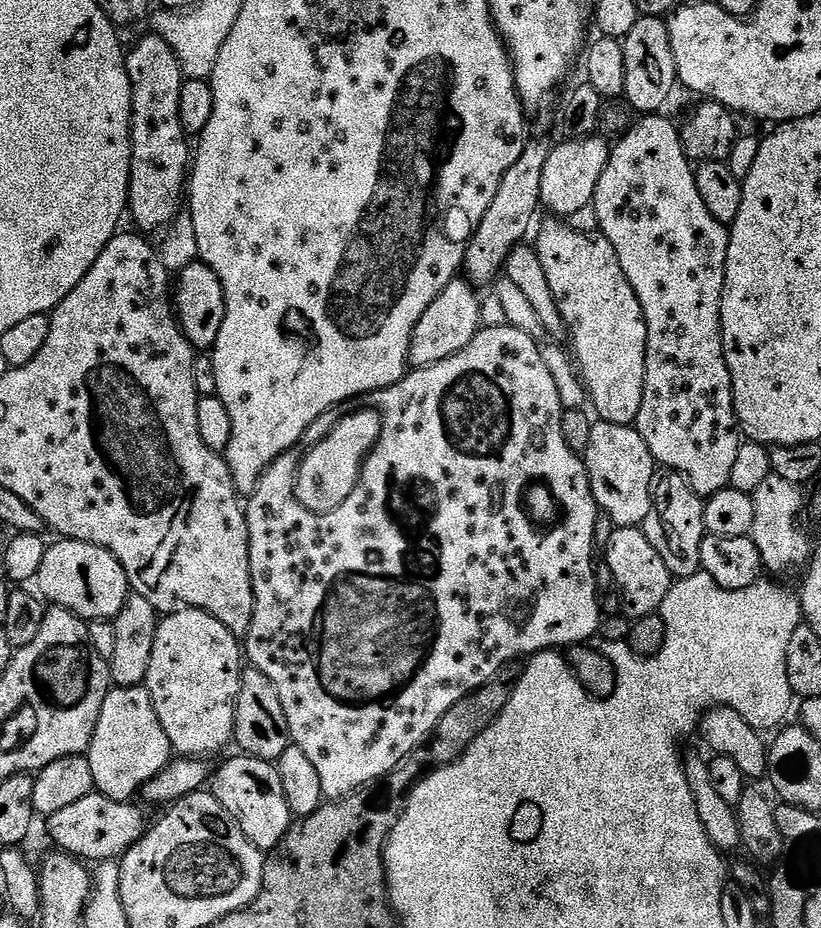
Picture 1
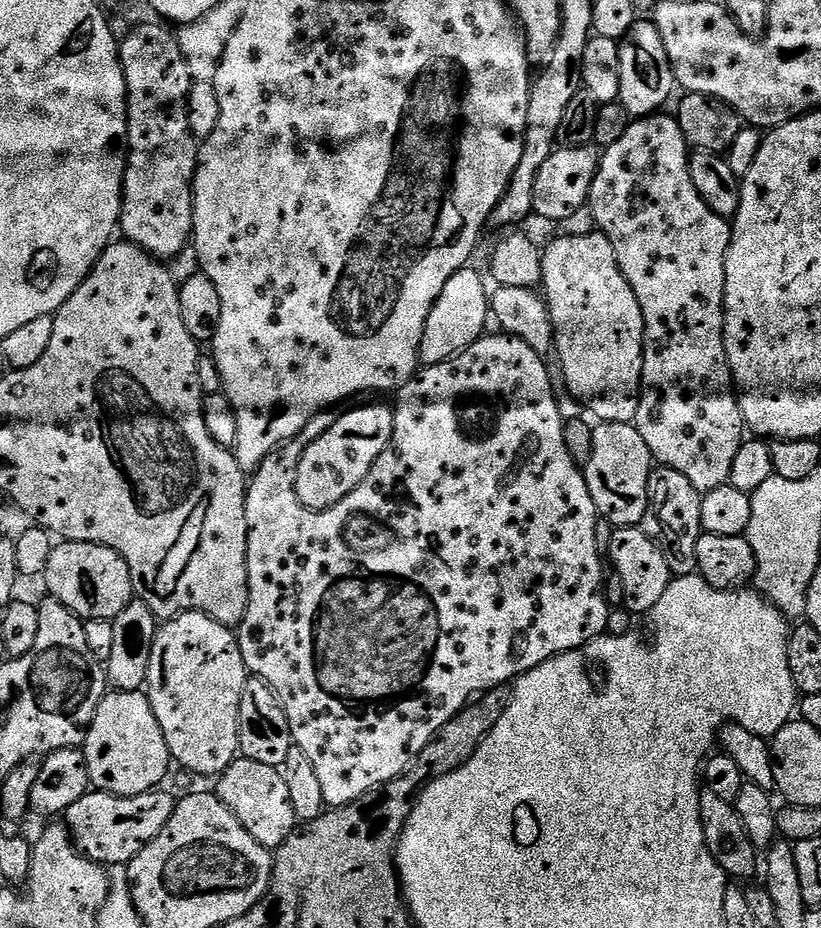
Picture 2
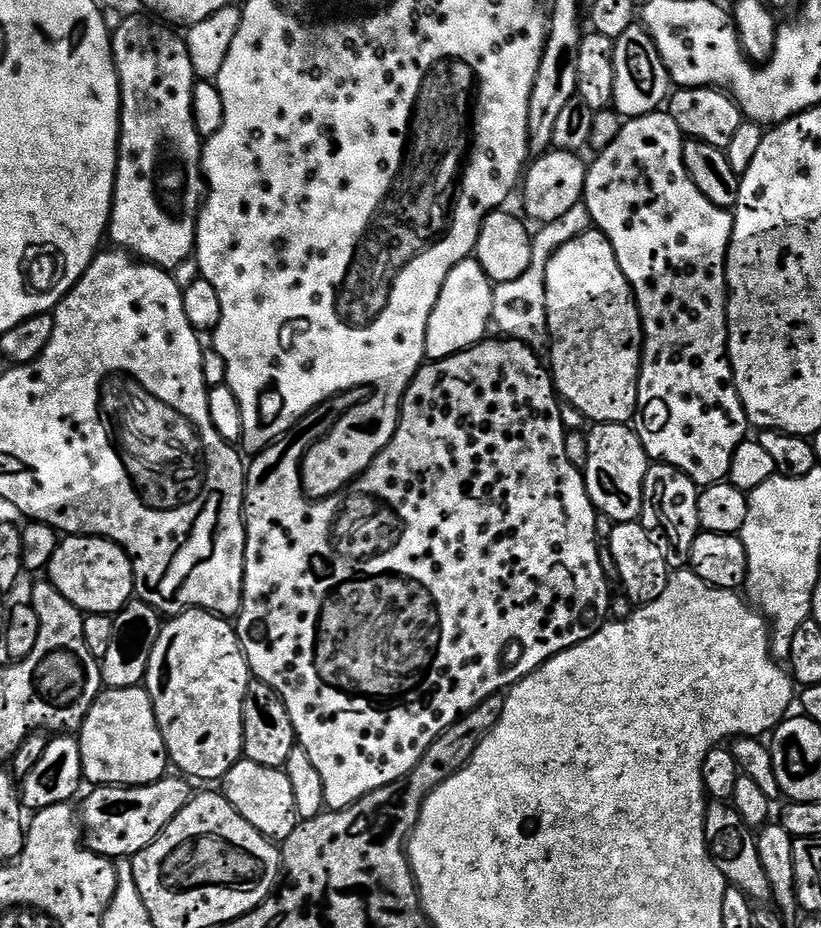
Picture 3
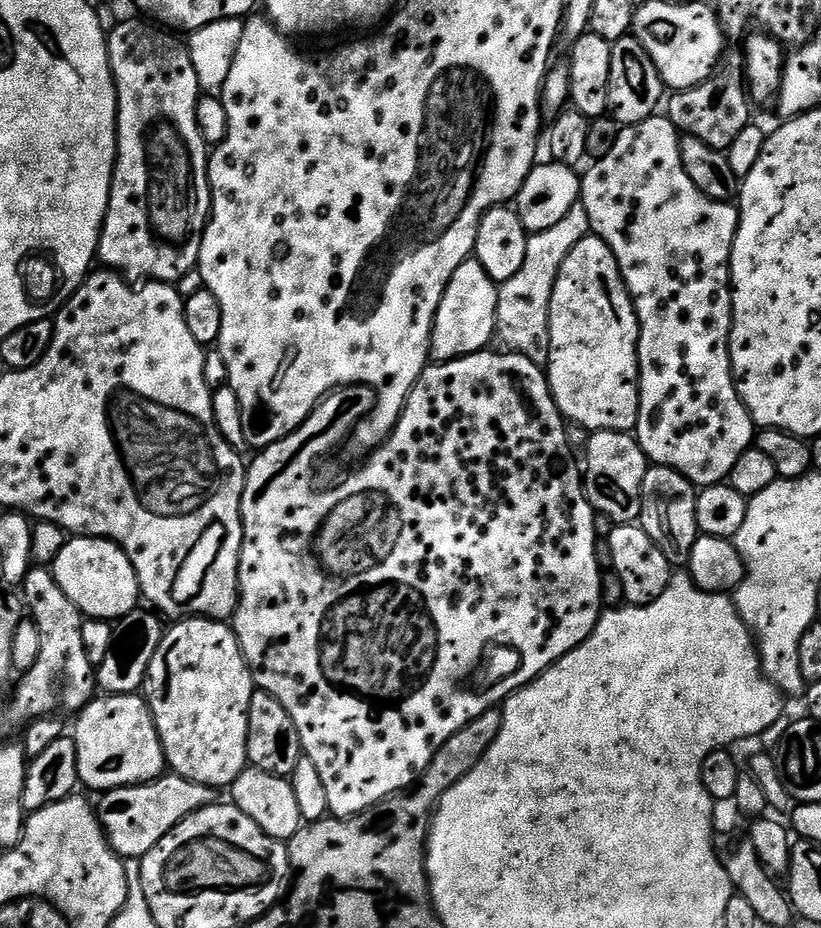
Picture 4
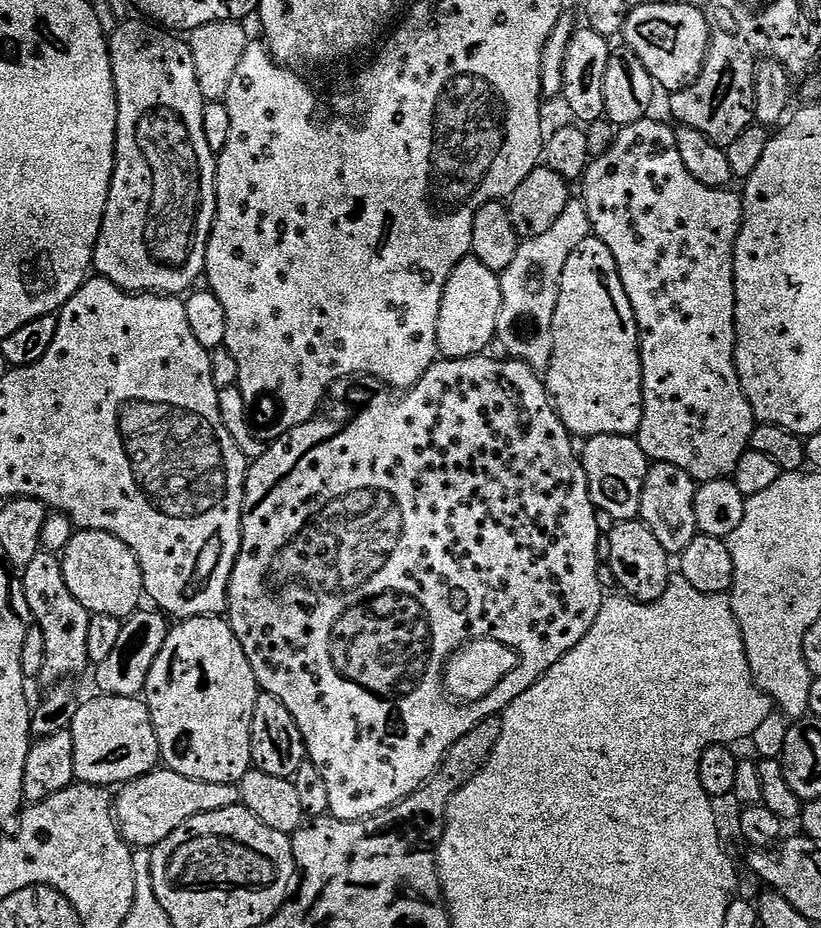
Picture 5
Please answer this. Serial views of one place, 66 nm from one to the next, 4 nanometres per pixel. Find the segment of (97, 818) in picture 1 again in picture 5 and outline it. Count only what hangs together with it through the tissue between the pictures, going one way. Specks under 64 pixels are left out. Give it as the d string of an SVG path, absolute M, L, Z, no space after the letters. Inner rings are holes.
M163 766L157 767L136 780L129 780L114 796L114 815L122 838L133 849L149 850L162 843L182 822L190 822L198 814L210 814L214 810L226 810L240 803L237 785L226 782L198 782Z

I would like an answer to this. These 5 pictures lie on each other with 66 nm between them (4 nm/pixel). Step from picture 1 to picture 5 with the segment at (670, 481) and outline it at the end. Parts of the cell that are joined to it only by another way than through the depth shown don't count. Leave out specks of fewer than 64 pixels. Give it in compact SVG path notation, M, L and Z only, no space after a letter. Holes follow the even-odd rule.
M653 463L646 474L646 482L642 486L642 502L639 519L662 542L662 550L669 554L679 554L690 546L690 542L698 535L696 515L694 514L694 498L697 481L692 479L686 470L678 470L673 464Z

